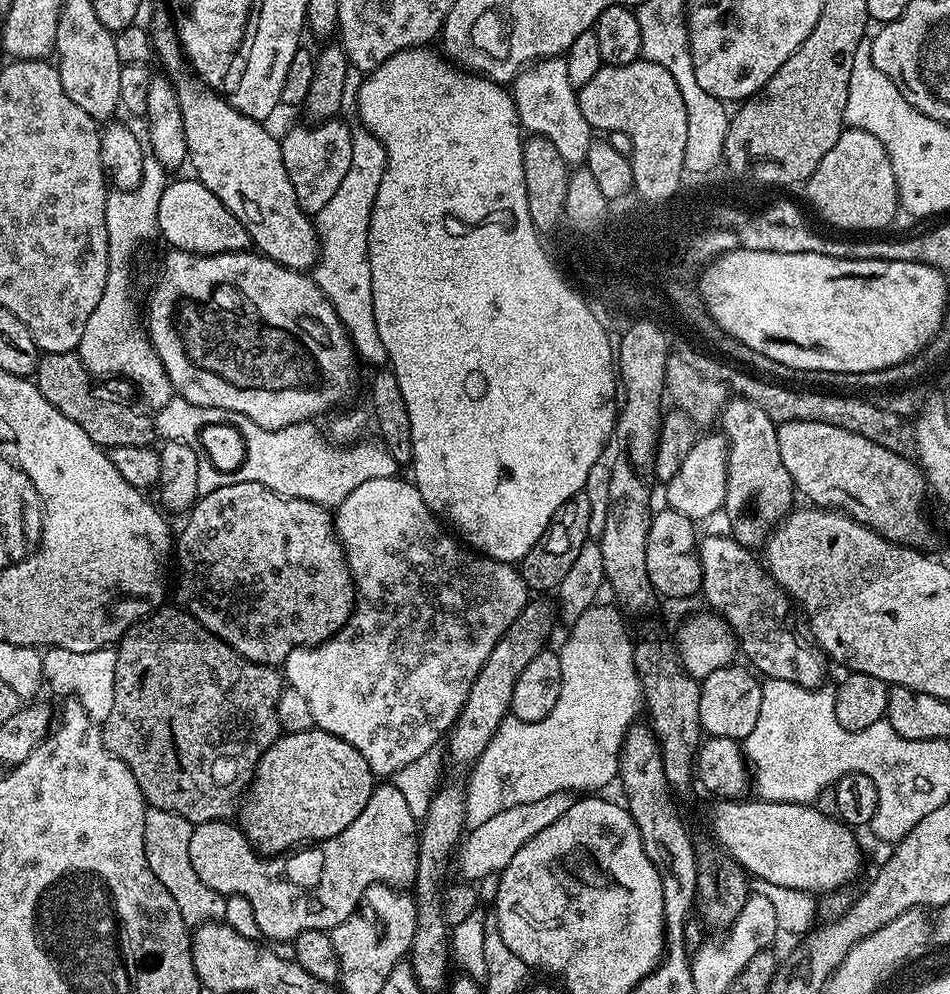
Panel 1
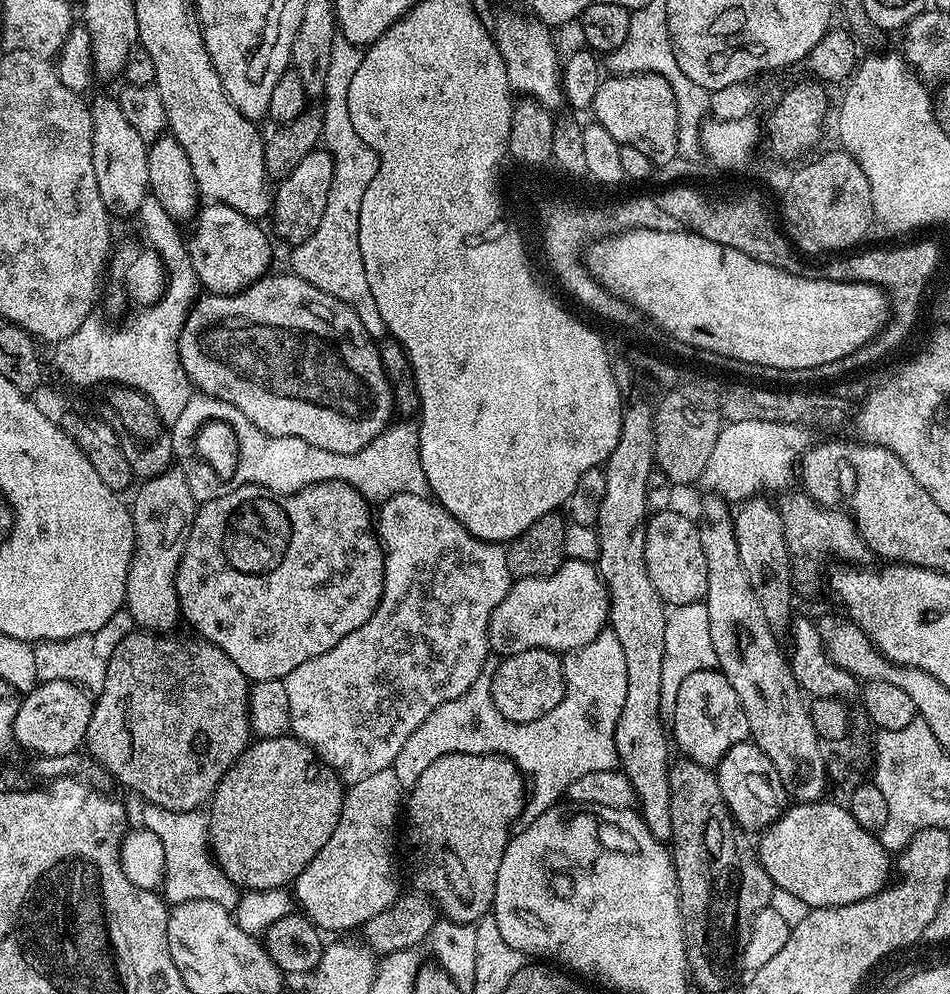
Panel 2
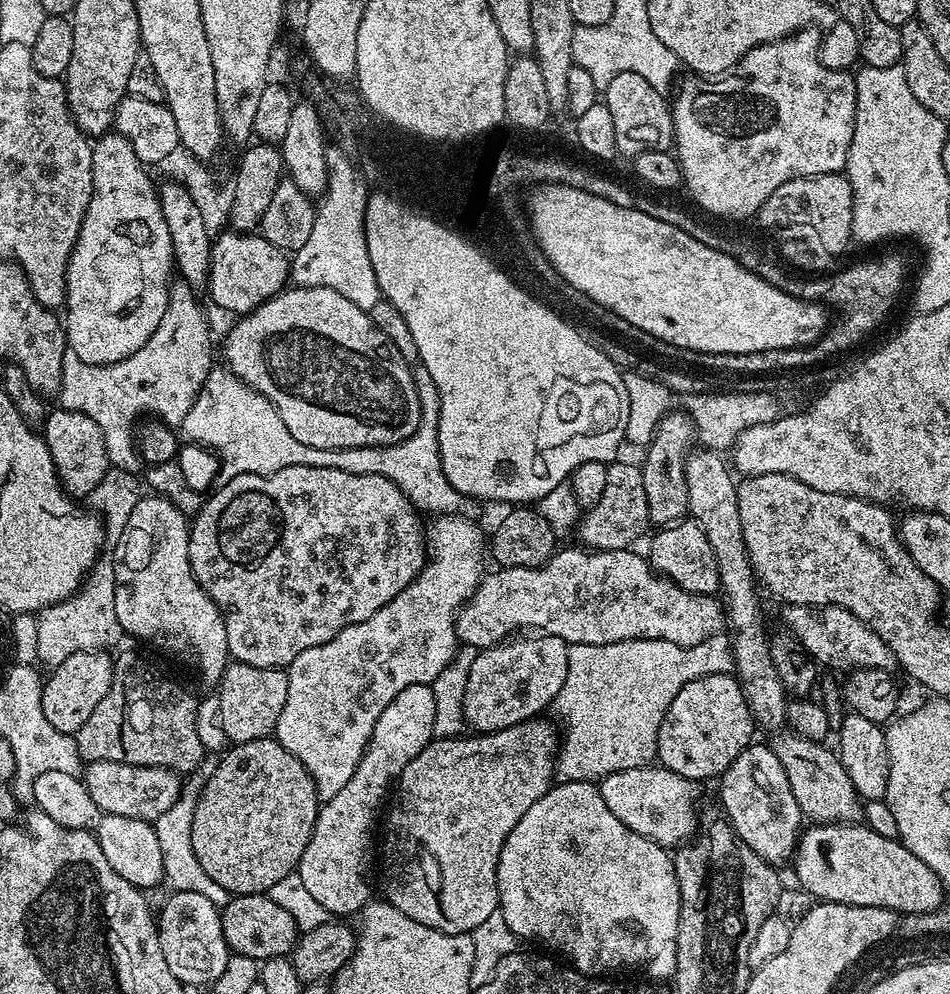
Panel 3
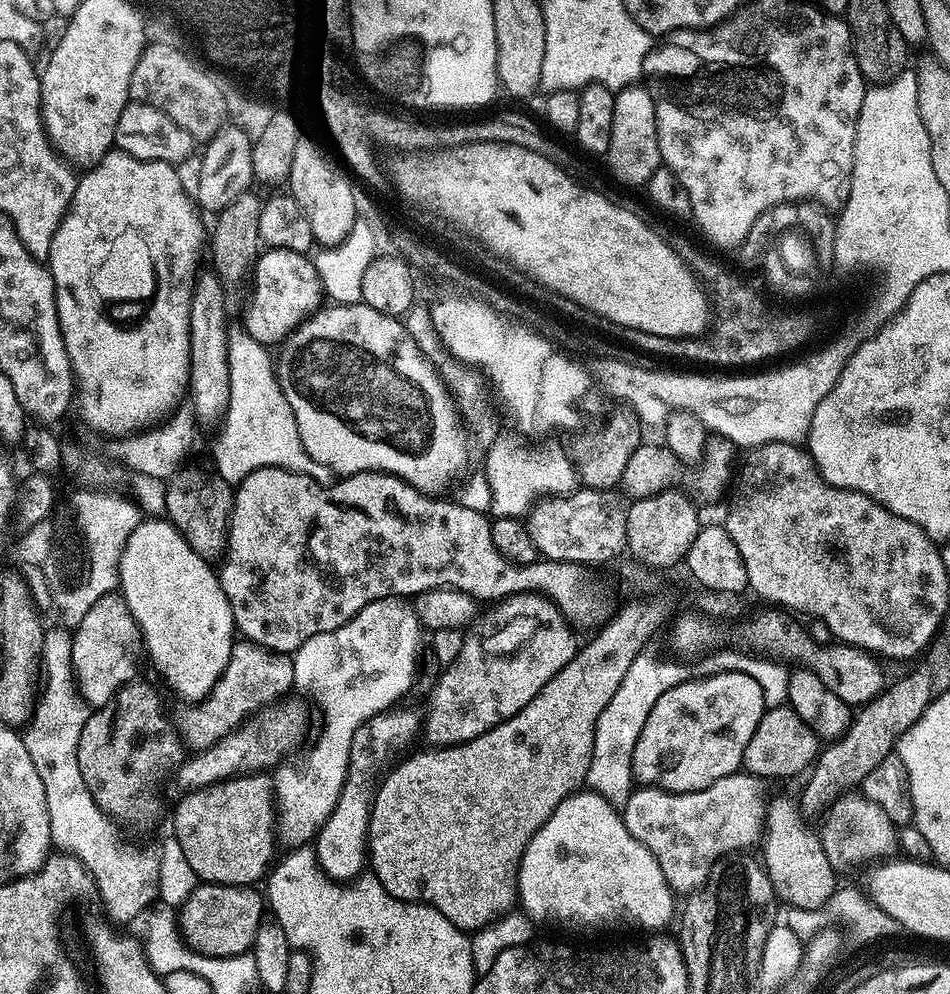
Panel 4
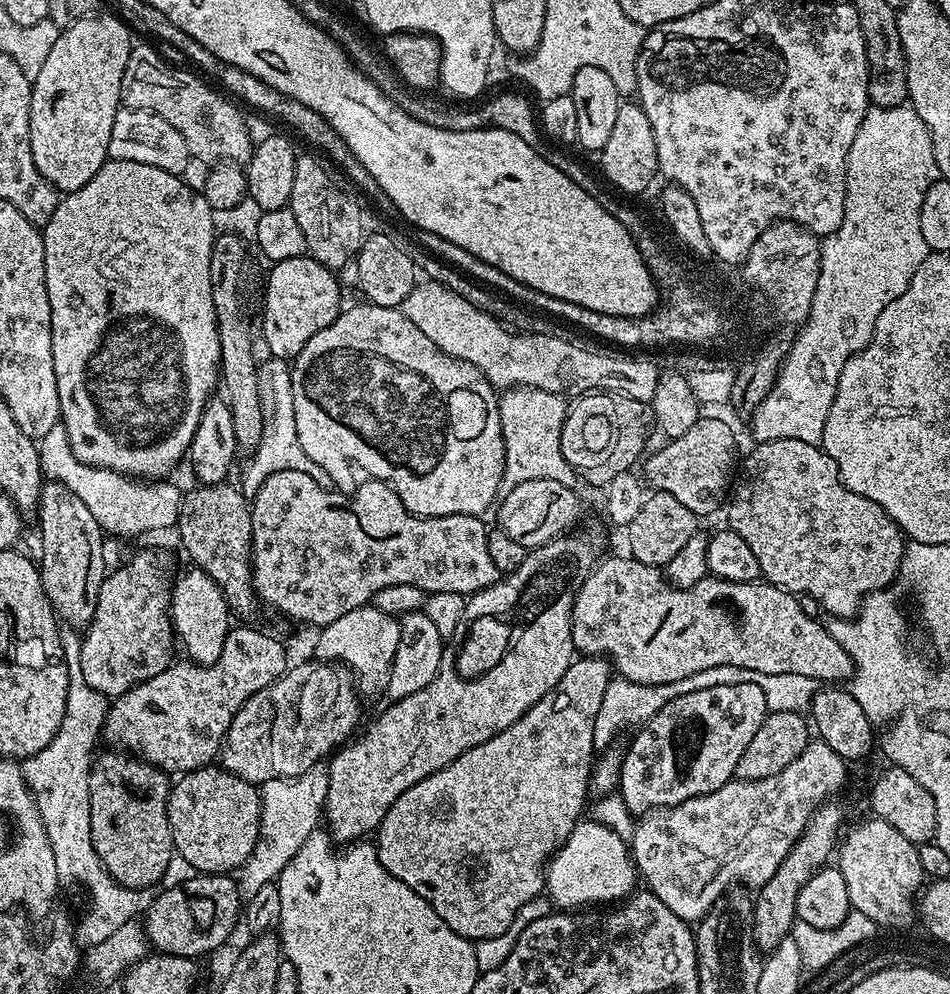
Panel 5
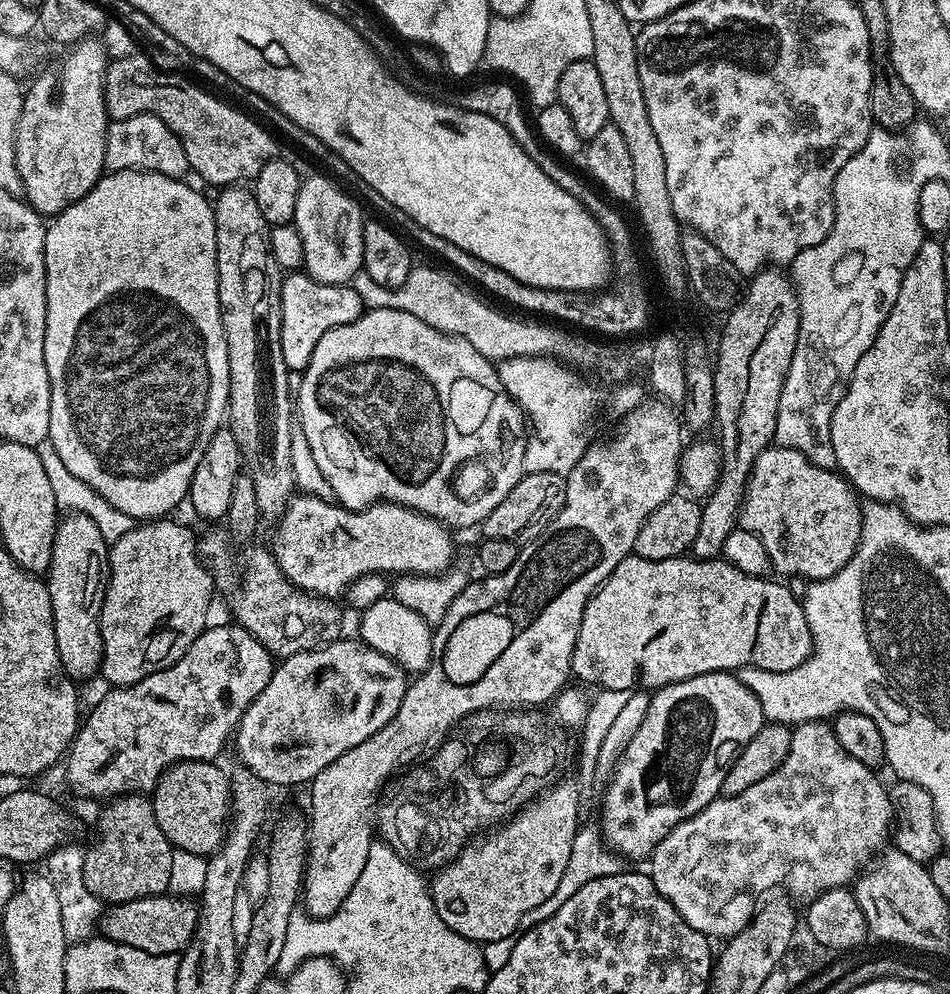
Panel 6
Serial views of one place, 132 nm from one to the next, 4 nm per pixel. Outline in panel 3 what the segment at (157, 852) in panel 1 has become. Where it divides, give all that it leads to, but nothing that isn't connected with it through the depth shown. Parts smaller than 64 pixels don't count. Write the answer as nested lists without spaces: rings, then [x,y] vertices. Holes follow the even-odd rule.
[[[212,750],[207,751],[199,763],[193,765],[193,769],[185,777],[180,789],[178,802],[170,806],[169,810],[159,816],[153,823],[153,828],[157,832],[160,851],[162,852],[164,875],[167,883],[172,884],[171,889],[177,892],[196,893],[205,895],[210,902],[214,902],[216,907],[223,908],[228,904],[230,893],[222,889],[218,882],[211,878],[206,870],[198,863],[198,858],[194,855],[193,842],[190,834],[193,830],[194,810],[197,809],[198,798],[202,790],[211,779],[211,775],[218,770],[221,765],[221,755]]]

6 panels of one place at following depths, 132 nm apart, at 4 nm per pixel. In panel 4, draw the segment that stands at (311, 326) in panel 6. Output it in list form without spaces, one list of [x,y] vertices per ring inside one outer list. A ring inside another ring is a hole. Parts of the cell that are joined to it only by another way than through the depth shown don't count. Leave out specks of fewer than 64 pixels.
[[[281,248],[261,251],[250,273],[251,282],[252,301],[244,312],[242,323],[250,338],[254,338],[259,344],[277,345],[301,320],[307,319],[321,307],[320,280],[313,261],[305,253]]]

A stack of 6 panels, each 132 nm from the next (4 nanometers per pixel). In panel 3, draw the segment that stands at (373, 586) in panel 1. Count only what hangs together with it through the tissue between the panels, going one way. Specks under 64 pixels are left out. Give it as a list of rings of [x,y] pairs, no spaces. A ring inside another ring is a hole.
[[[437,515],[432,525],[426,528],[426,552],[430,559],[416,575],[414,582],[398,594],[378,614],[366,618],[366,622],[358,622],[354,626],[346,626],[330,642],[322,646],[314,646],[310,650],[302,650],[298,658],[288,665],[288,697],[286,706],[282,706],[282,714],[278,714],[278,726],[274,738],[298,762],[306,766],[306,770],[314,778],[316,793],[321,801],[334,798],[338,790],[354,778],[354,770],[358,766],[366,746],[370,742],[370,734],[374,724],[386,706],[402,690],[415,684],[433,684],[442,674],[442,670],[456,657],[458,639],[455,630],[456,614],[468,599],[475,594],[481,580],[486,575],[486,536],[480,533],[475,519],[466,516]]]

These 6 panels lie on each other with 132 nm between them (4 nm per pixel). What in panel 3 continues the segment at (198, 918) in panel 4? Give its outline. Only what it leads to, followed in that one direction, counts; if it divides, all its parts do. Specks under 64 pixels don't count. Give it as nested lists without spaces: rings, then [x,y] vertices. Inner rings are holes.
[[[246,894],[232,896],[227,905],[222,908],[224,922],[224,937],[229,949],[235,955],[245,956],[257,962],[287,957],[295,947],[298,939],[298,929],[294,917],[282,910],[278,902],[274,902],[267,894]]]

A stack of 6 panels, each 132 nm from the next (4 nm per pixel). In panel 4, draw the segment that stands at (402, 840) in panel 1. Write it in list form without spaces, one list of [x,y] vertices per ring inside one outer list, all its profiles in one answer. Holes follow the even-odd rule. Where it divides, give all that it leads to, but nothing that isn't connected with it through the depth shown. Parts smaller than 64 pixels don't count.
[[[404,706],[387,708],[374,718],[362,722],[362,726],[354,730],[354,742],[350,742],[348,773],[344,779],[342,794],[338,794],[338,802],[330,818],[326,818],[314,837],[316,862],[324,875],[333,882],[351,882],[365,871],[366,861],[370,856],[368,823],[372,817],[376,789],[397,757],[407,753],[413,747],[411,744],[415,742],[416,735],[421,735],[421,713],[419,716],[412,708],[400,707]]]

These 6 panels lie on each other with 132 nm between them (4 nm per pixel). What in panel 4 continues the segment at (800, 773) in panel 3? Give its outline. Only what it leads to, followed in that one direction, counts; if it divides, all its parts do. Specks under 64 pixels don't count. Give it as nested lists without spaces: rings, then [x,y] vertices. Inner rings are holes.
[[[848,790],[836,796],[827,805],[823,816],[824,821],[818,824],[820,841],[825,846],[840,844],[840,856],[844,860],[872,860],[871,862],[874,862],[897,851],[897,825],[893,824],[886,810],[882,810],[882,806],[870,802],[870,798],[866,798],[859,791]]]

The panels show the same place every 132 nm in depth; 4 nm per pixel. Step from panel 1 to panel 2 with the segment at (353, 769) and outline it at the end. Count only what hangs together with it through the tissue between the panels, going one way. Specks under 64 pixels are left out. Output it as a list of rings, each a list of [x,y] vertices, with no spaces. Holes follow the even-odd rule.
[[[291,734],[257,739],[255,742],[249,743],[244,753],[225,770],[224,776],[218,781],[210,797],[212,813],[208,812],[206,817],[207,843],[210,845],[211,855],[214,857],[215,863],[219,865],[219,868],[241,890],[264,891],[271,888],[287,889],[289,885],[296,881],[298,874],[302,874],[302,870],[306,870],[306,866],[316,857],[318,850],[322,850],[322,846],[326,846],[326,842],[330,842],[330,834],[334,834],[334,826],[338,826],[338,818],[342,812],[345,795],[346,785],[341,773],[337,769],[331,768],[325,760],[321,760],[320,755],[306,742],[296,739]]]

